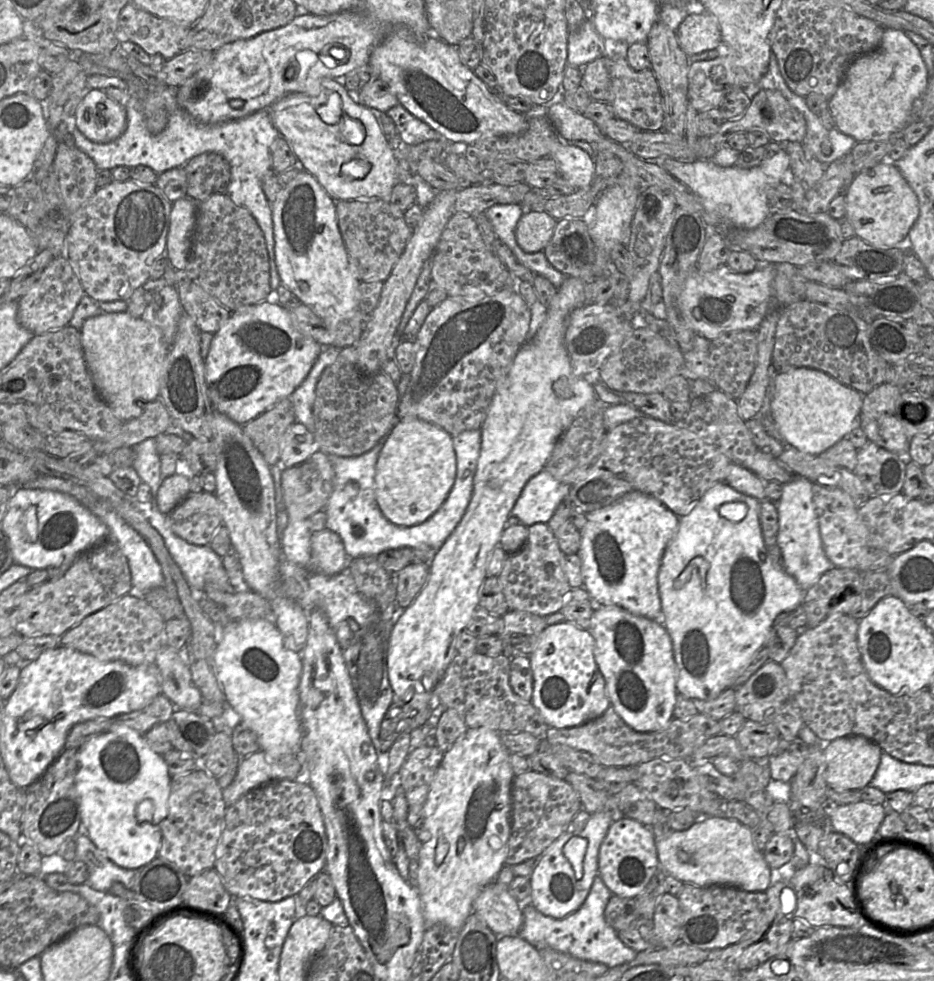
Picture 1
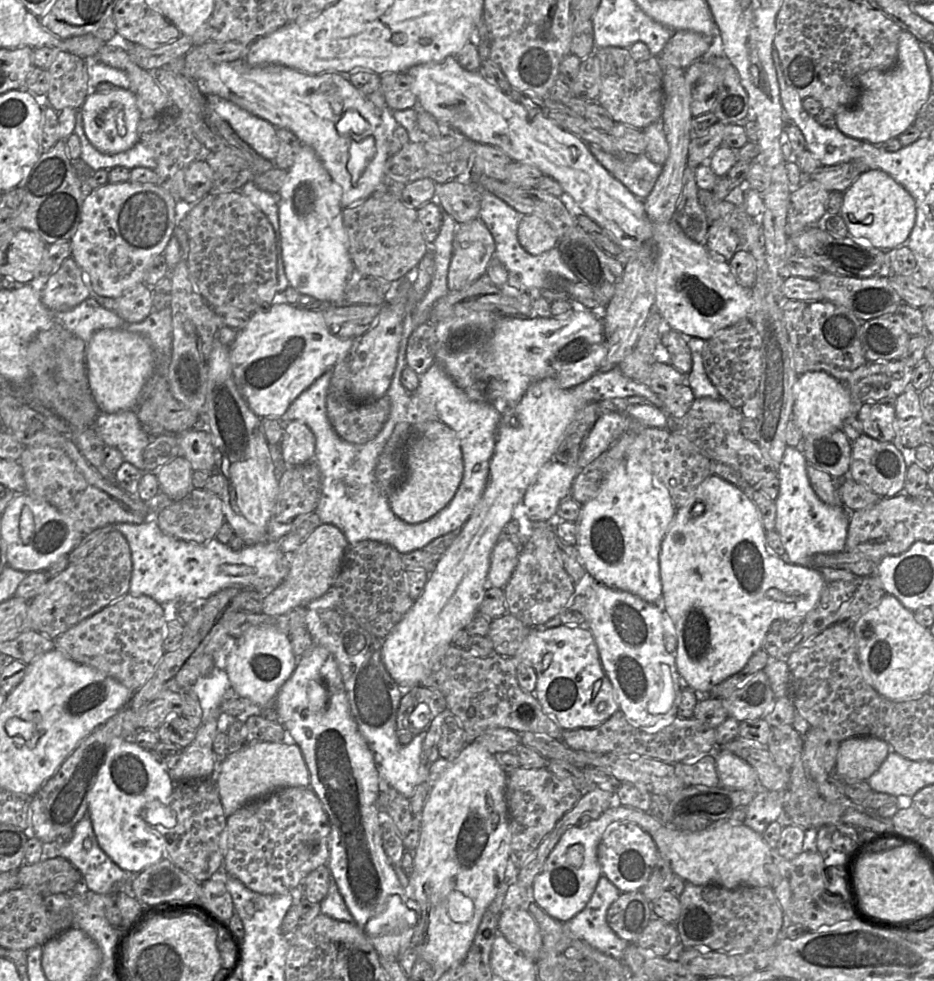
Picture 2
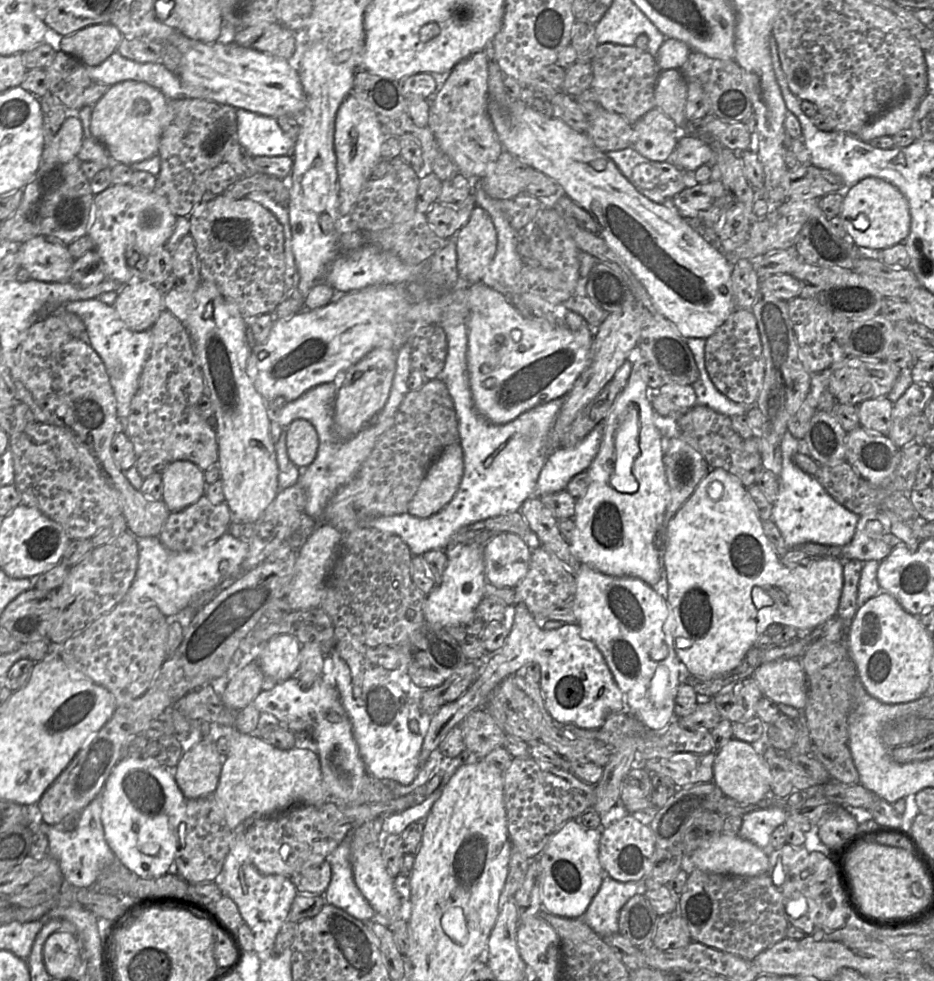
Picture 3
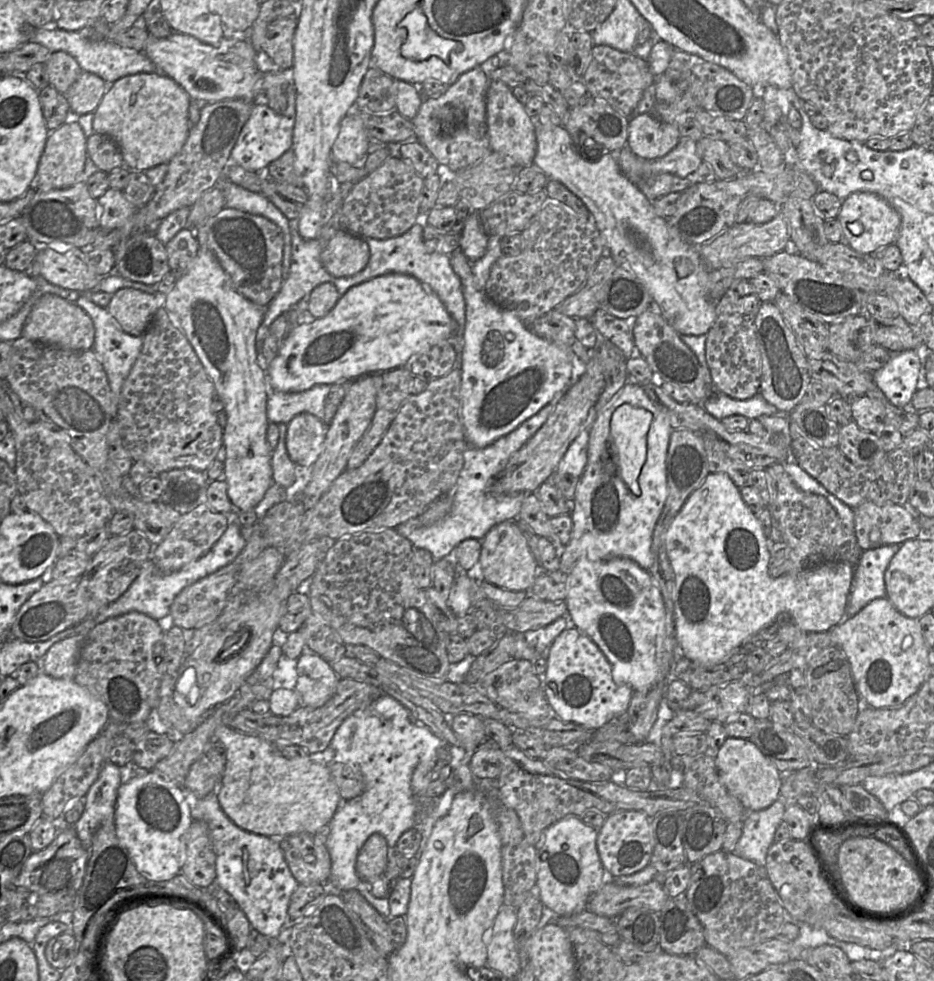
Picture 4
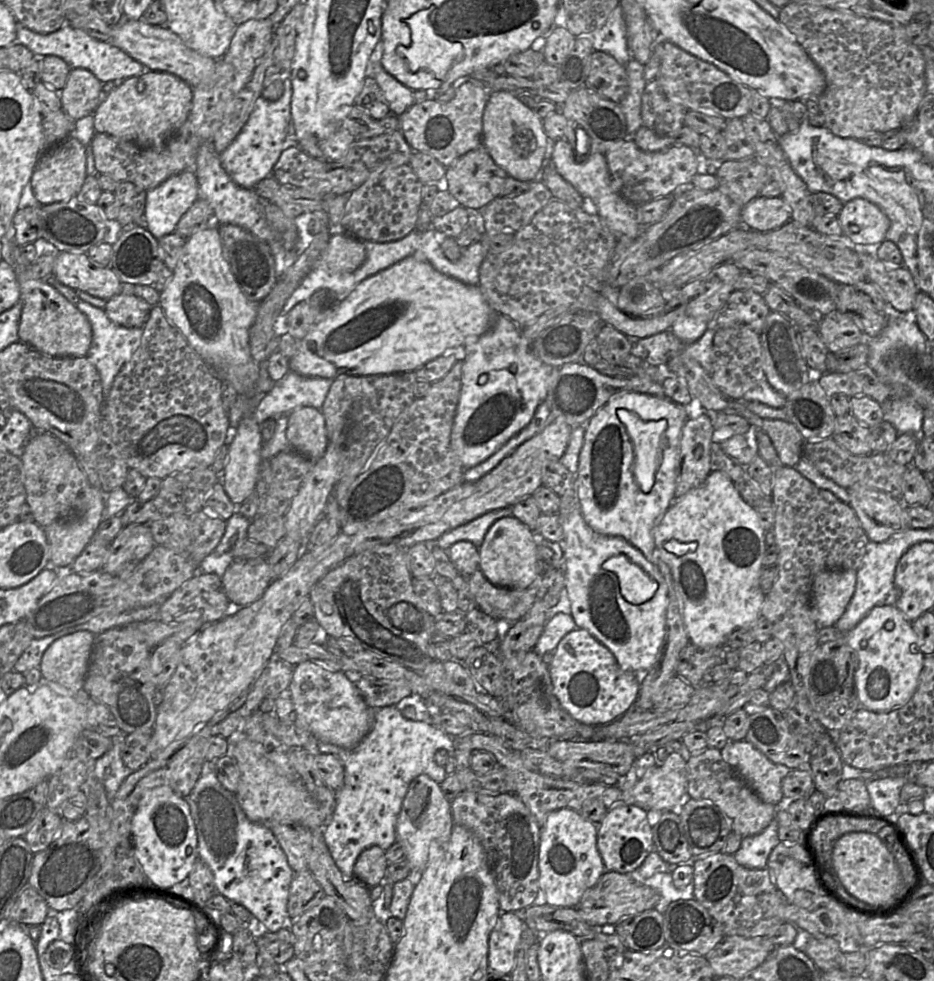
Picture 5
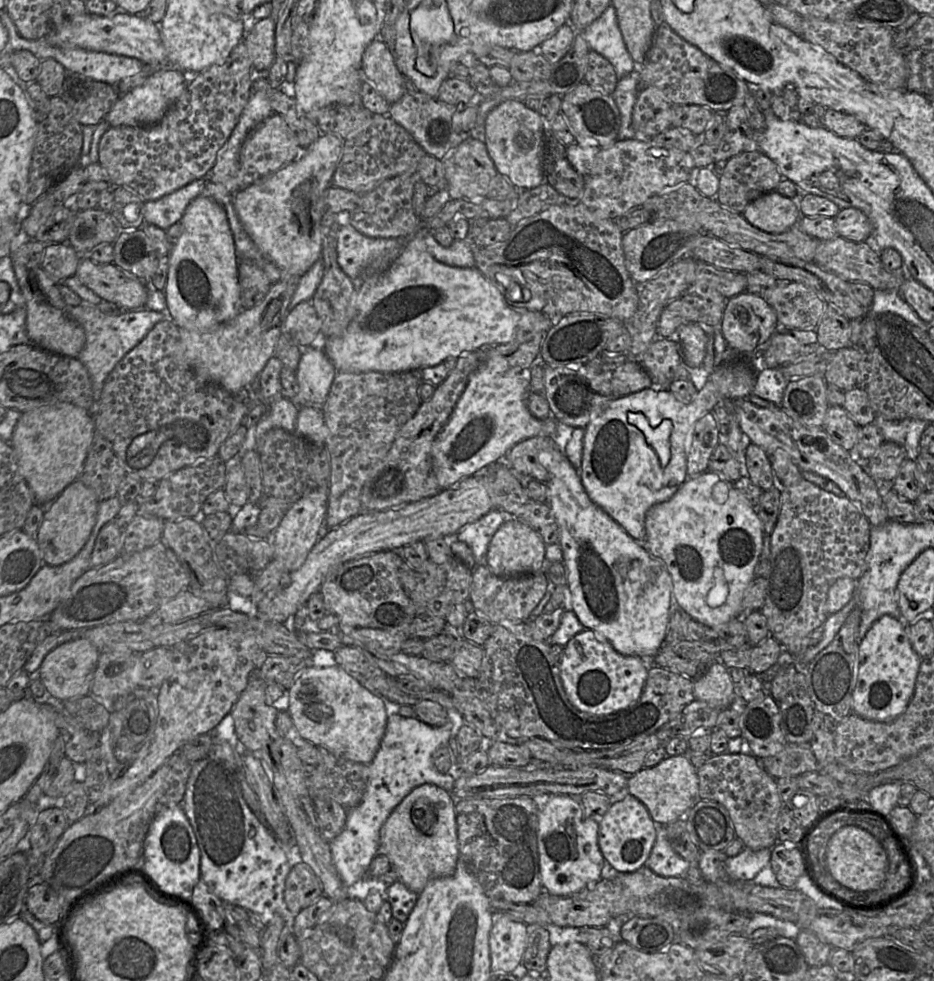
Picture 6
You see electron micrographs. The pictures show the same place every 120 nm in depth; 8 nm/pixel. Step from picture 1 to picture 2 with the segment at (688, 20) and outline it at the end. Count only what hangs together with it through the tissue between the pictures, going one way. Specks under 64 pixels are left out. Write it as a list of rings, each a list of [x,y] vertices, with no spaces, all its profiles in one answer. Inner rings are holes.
[[[690,30],[674,31],[658,56],[660,63],[687,69],[711,49],[713,40],[712,37]]]

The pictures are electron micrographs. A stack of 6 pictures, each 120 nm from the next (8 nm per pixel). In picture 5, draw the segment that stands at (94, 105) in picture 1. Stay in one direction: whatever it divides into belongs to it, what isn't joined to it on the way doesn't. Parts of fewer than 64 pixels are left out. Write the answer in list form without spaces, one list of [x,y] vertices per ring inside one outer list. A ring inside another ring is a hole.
[[[150,72],[121,82],[100,103],[93,113],[96,133],[108,134],[134,142],[142,148],[161,149],[166,140],[186,121],[192,108],[193,88],[181,78],[168,72]]]

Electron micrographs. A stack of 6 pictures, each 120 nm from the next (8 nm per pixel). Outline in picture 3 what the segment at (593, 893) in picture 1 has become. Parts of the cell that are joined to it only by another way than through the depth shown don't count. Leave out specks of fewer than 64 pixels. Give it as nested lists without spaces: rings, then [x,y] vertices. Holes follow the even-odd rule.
[[[606,876],[581,918],[602,938],[618,933],[621,908],[635,894],[644,895],[645,891],[644,879],[620,882]]]

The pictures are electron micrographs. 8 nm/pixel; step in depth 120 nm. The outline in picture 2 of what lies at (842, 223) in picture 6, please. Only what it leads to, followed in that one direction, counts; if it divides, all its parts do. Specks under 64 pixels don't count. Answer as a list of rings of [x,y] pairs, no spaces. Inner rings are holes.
[[[868,169],[843,193],[840,215],[849,237],[861,245],[887,251],[907,244],[916,221],[916,202],[889,174]]]

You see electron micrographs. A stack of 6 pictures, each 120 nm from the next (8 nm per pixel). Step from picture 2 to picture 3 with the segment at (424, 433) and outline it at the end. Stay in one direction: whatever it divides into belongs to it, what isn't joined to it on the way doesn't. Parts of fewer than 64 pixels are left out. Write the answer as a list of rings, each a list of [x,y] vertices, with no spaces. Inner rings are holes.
[[[459,442],[446,446],[429,466],[407,513],[429,518],[443,509],[458,491],[464,462]]]

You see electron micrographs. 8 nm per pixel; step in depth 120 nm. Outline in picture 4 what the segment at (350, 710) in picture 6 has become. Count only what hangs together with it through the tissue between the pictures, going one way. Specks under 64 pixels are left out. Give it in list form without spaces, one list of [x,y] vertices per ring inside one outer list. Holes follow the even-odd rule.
[[[302,654],[297,662],[297,692],[301,705],[323,706],[334,694],[340,677],[321,656]]]

